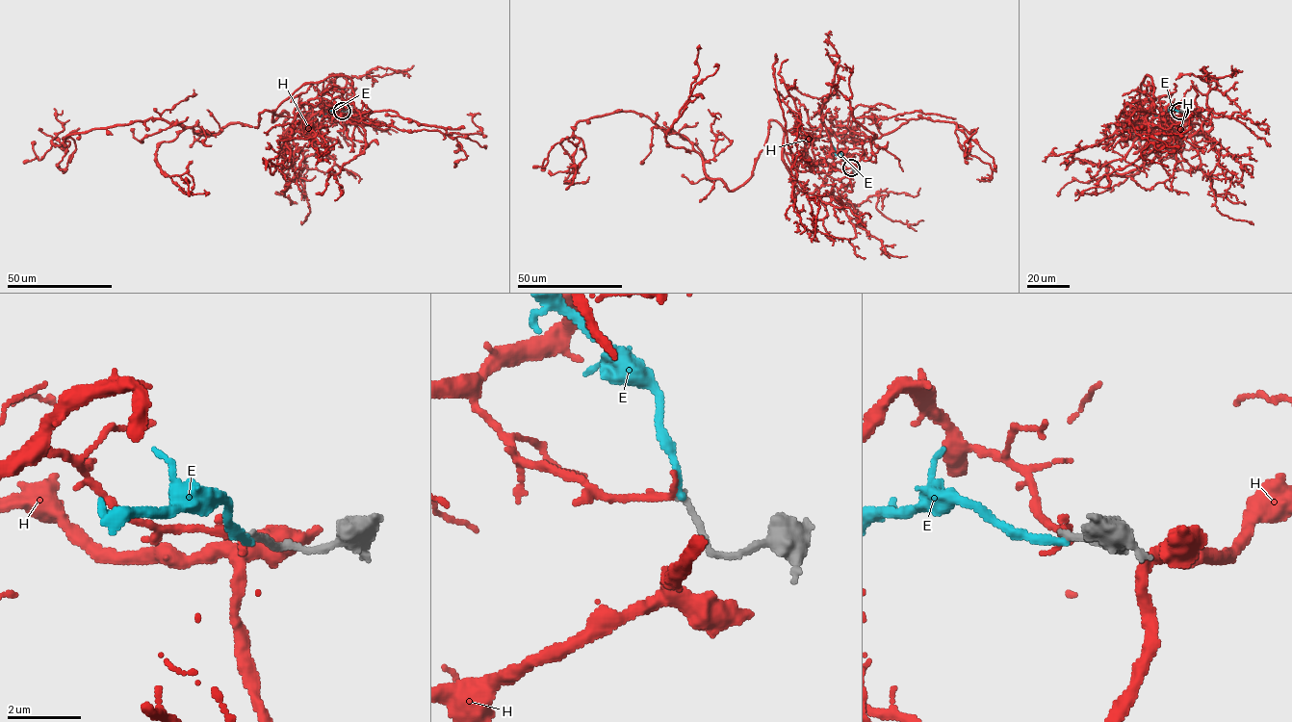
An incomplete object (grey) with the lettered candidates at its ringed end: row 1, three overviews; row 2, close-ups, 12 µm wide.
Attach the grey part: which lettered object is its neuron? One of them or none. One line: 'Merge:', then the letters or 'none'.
Merge: H

